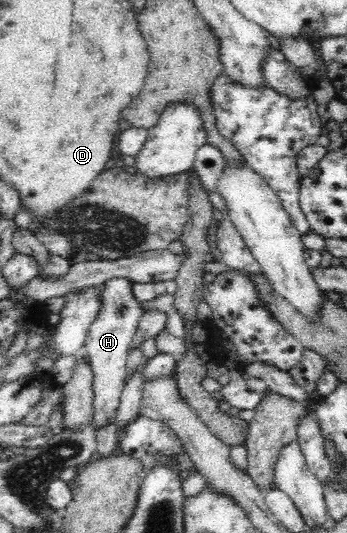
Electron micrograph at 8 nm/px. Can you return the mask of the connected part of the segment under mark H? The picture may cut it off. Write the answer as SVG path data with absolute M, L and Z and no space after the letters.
M111 279L104 283L101 292L100 313L89 327L84 346L89 357L94 378L92 382L94 416L91 422L95 430L113 421L116 415L127 375L130 344L143 314L141 304L132 292L134 282L127 279Z

